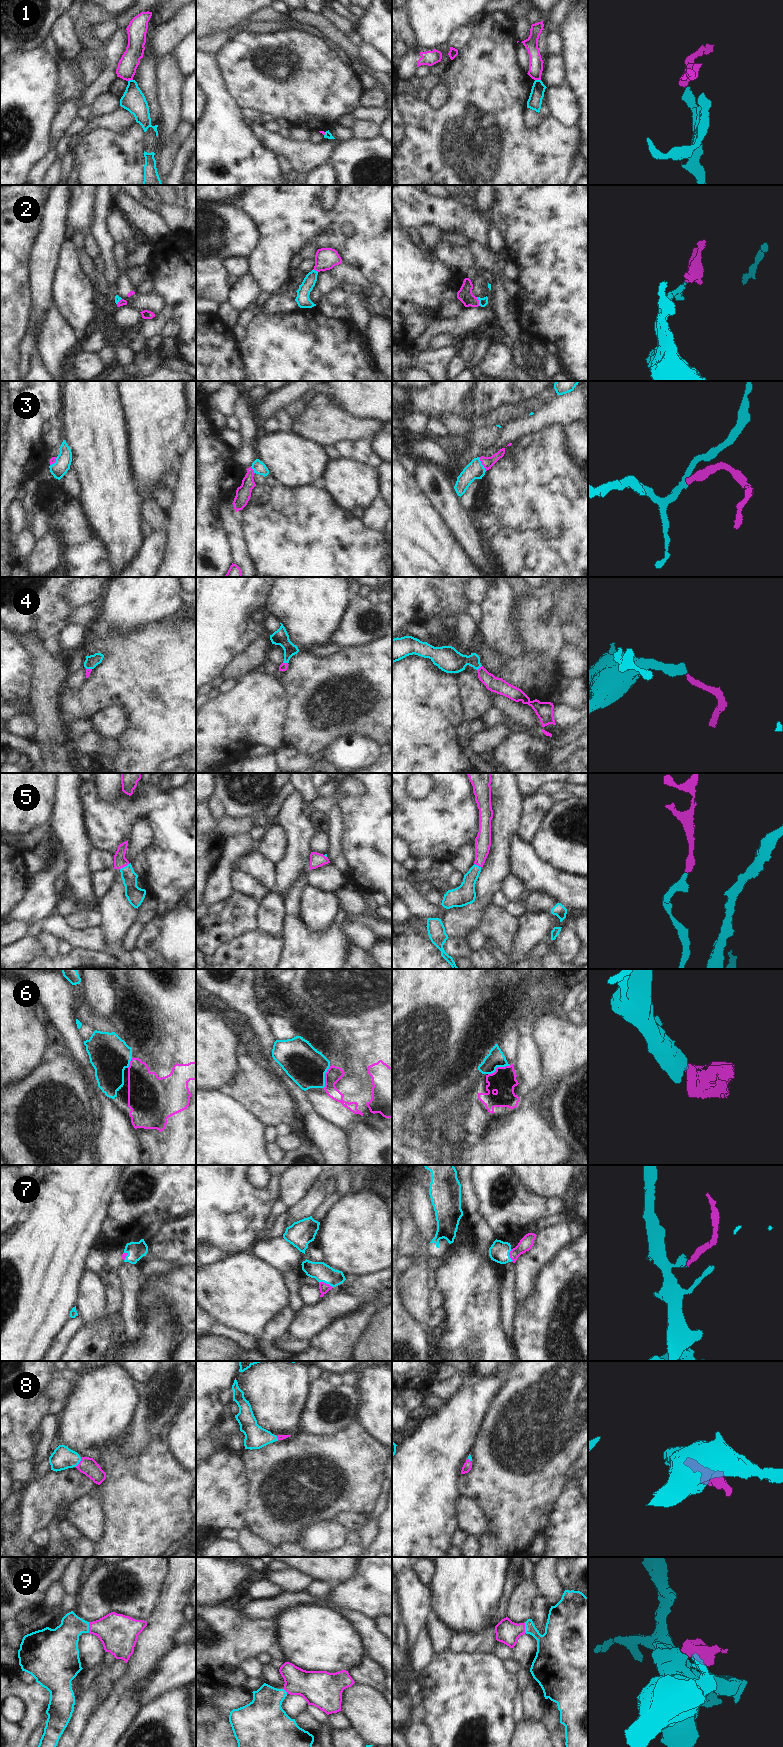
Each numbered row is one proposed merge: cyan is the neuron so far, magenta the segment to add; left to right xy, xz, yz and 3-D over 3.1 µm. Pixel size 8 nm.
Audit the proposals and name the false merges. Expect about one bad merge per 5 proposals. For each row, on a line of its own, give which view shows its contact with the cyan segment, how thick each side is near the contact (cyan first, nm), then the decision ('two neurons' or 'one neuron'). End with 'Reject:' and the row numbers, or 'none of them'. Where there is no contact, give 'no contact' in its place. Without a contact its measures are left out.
1: yz | 120/110 nm | two neurons
2: yz | 70/120 nm | one neuron
3: yz | 140/90 nm | one neuron
4: xz | 130/60 nm | one neuron
5: xy | 140/100 nm | one neuron
6: yz | 140/200 nm | one neuron
7: xz | 150/80 nm | one neuron
8: xy | 180/140 nm | one neuron
9: xy | 240/300 nm | one neuron
Reject: 1

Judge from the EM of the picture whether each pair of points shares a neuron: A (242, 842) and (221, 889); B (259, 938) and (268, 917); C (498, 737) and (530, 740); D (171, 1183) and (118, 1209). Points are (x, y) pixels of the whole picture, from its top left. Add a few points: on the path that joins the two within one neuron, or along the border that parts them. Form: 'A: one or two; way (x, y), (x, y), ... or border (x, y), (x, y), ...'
A: one; way (230, 854), (226, 859), (221, 877)
B: two; border (257, 928), (278, 936)
C: two; border (511, 731), (488, 755)
D: one; way (158, 1193), (149, 1202), (131, 1207)

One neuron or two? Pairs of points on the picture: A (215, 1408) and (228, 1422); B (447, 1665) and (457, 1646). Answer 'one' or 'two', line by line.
A: two
B: two

